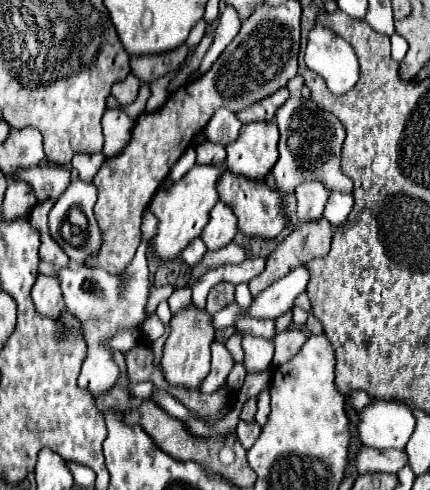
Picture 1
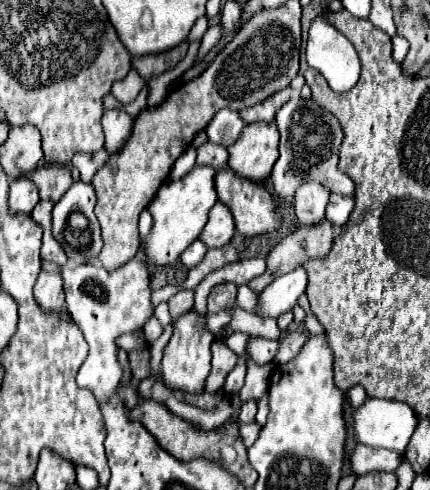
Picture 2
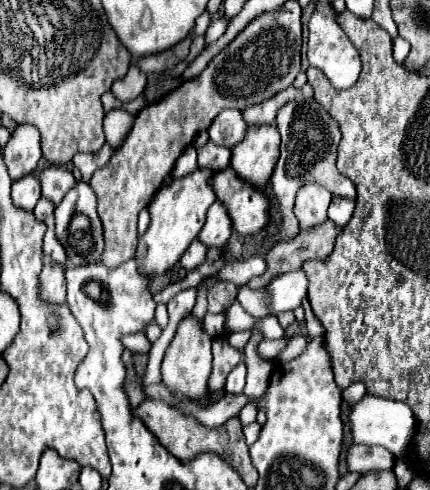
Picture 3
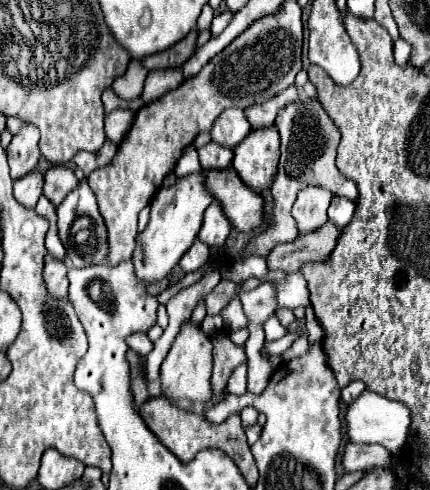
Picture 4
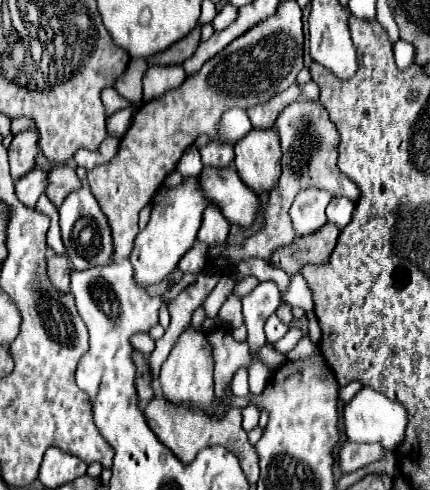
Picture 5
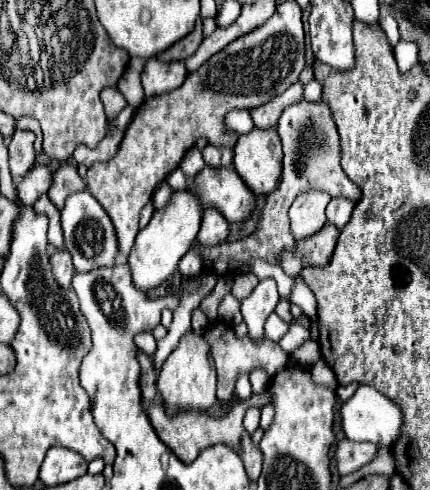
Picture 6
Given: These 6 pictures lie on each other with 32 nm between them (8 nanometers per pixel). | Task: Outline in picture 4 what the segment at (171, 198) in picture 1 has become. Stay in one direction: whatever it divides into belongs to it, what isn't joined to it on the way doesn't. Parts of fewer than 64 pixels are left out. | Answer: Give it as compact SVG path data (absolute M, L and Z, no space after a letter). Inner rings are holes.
M204 170L178 178L174 186L160 188L156 198L150 204L150 222L142 234L138 234L136 250L132 262L136 266L136 276L146 284L164 278L182 258L182 254L192 246L202 220L204 210L212 204L212 194L204 184Z

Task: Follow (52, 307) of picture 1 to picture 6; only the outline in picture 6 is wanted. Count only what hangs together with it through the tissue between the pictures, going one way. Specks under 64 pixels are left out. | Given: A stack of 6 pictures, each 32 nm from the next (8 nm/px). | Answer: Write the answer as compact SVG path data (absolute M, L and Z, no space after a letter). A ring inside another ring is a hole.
M60 250L54 256L50 256L50 264L52 264L52 274L54 274L54 282L60 288L70 288L70 280L72 280L72 258L68 256L68 250Z

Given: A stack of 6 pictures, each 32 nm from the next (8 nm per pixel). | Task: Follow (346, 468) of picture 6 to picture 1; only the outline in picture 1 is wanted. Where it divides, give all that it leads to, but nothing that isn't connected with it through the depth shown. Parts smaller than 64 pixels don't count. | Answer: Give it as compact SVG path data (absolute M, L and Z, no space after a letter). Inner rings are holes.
M364 446L356 456L356 468L364 472L388 472L396 474L408 464L408 454L404 450L378 450Z

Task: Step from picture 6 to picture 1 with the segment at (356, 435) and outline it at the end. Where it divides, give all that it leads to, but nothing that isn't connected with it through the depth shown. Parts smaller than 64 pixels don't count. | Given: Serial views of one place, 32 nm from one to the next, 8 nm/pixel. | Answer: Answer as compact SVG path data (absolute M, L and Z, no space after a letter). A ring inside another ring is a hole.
M376 400L360 412L358 434L364 446L386 450L404 450L414 432L414 416L402 404Z

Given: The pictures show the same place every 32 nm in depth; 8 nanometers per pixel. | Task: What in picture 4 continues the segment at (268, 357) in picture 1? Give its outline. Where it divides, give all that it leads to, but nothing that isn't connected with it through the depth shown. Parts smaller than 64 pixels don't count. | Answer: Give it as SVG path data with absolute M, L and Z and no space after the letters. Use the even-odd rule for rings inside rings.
M288 332L288 334L286 334L284 338L280 338L280 340L264 342L262 350L264 350L268 356L280 356L286 348L290 348L290 344L292 344L296 338L298 338L298 334L296 334L296 332Z

